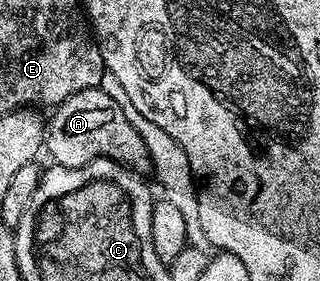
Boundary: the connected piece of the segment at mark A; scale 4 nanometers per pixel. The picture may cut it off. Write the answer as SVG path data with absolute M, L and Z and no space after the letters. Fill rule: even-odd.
M101 87L84 89L53 108L54 116L46 123L45 154L50 154L59 167L88 165L93 159L111 159L138 173L152 163L152 157L144 145L144 137L124 117L120 105L108 97Z

